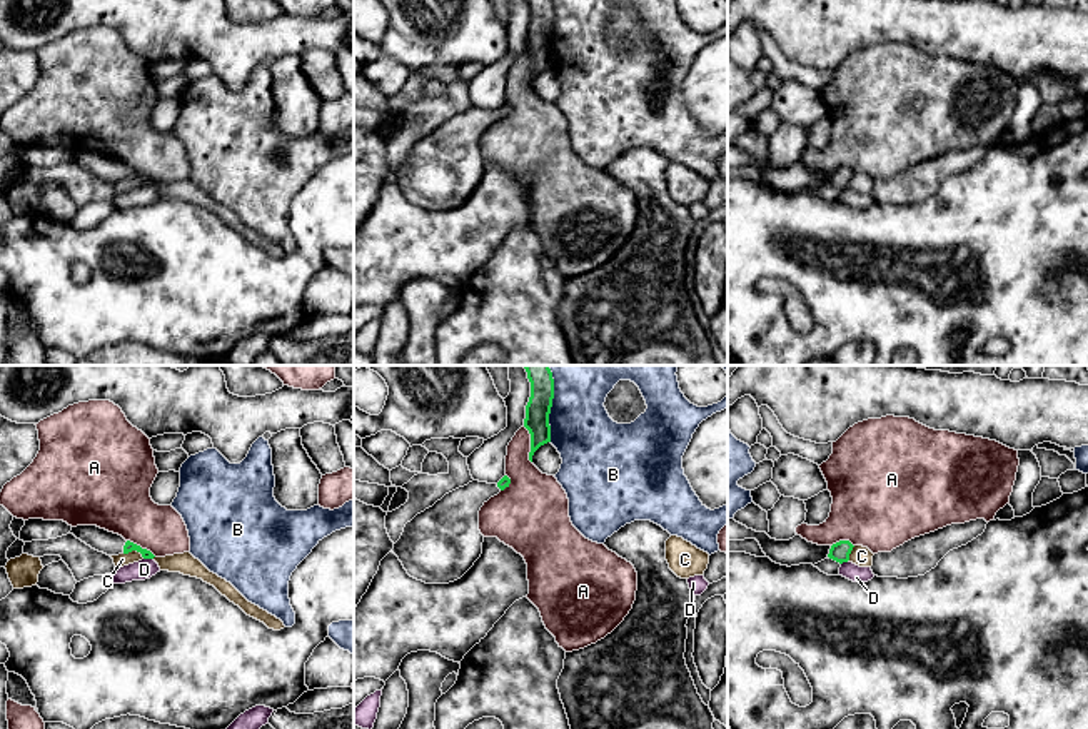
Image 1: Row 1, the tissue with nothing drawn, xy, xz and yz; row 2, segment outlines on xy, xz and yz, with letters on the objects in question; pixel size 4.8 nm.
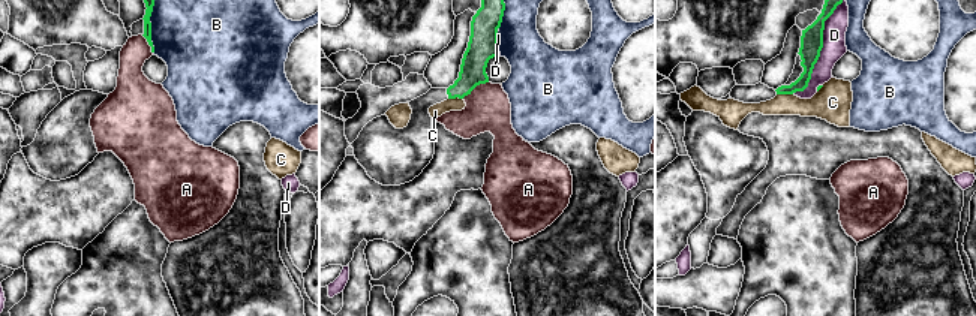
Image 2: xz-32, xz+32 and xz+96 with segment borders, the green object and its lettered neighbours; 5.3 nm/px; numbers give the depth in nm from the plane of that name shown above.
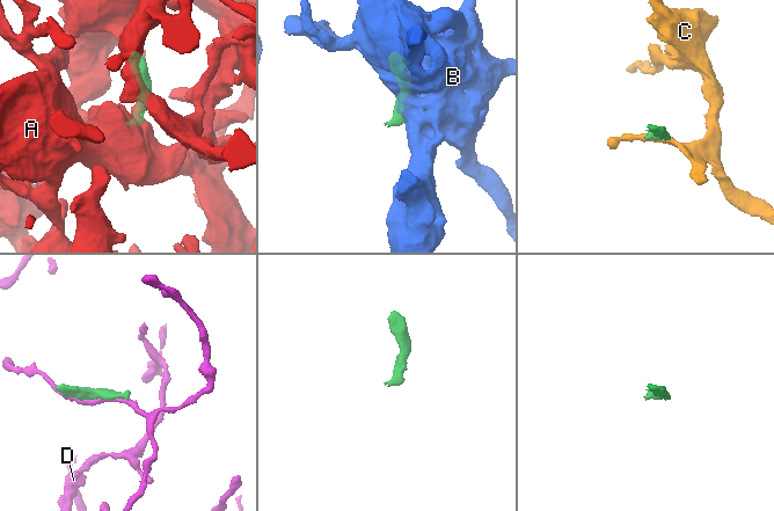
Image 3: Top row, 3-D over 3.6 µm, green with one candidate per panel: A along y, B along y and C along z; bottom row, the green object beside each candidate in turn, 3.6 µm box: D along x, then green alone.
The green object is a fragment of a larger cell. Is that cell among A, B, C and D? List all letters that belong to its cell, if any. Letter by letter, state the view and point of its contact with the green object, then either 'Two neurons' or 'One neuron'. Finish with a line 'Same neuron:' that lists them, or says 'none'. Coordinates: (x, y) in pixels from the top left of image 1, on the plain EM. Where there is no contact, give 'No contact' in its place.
A: Touches green at xz (531, 70). Two neurons
B: Touches green at xz (551, 32). Two neurons
C: Touches green at xy (134, 175). Two neurons
D: Touches green at xy (149, 184). Two neurons
Same neuron: none

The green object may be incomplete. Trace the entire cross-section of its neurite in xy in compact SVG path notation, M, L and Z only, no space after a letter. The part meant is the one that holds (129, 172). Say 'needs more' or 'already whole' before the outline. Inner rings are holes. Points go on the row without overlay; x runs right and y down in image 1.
needs more; M77 152L72 153L70 160L90 172L92 175L103 178L107 182L128 180L137 177L144 185L154 185L155 182L142 175L140 172L125 167L122 162L100 155L97 152Z

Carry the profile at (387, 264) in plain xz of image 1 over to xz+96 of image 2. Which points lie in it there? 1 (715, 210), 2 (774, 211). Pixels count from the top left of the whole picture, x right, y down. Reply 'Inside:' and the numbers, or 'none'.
Inside: none

